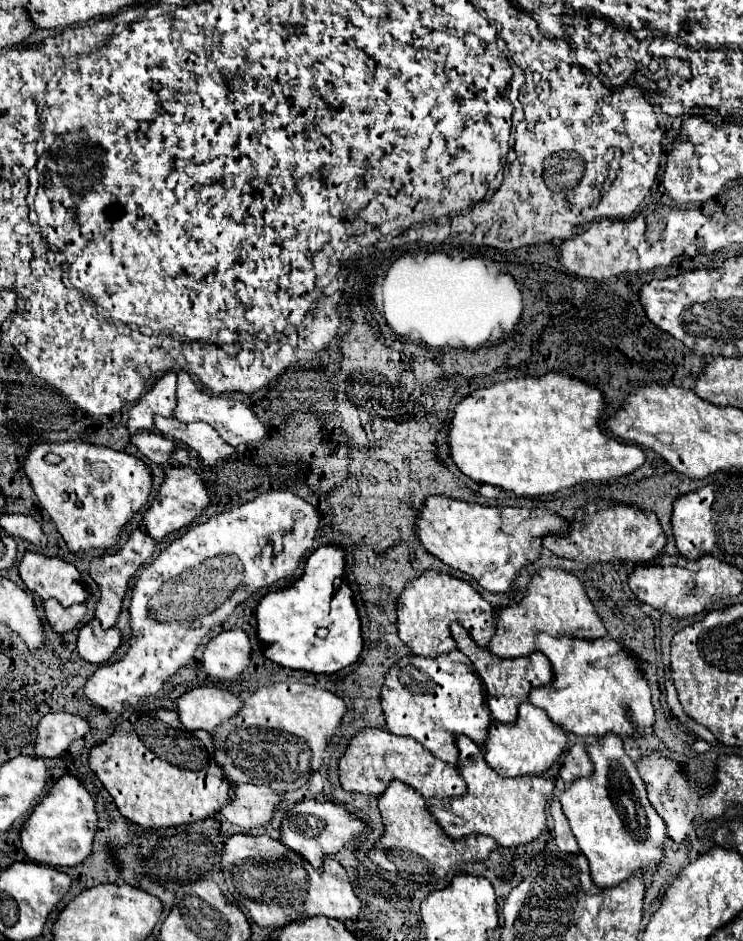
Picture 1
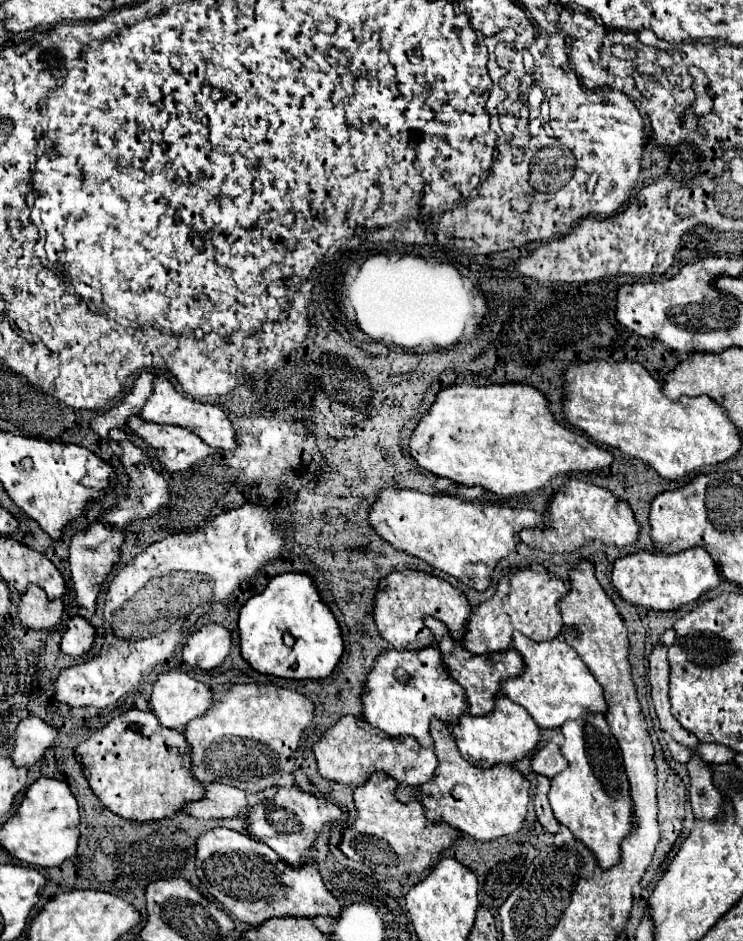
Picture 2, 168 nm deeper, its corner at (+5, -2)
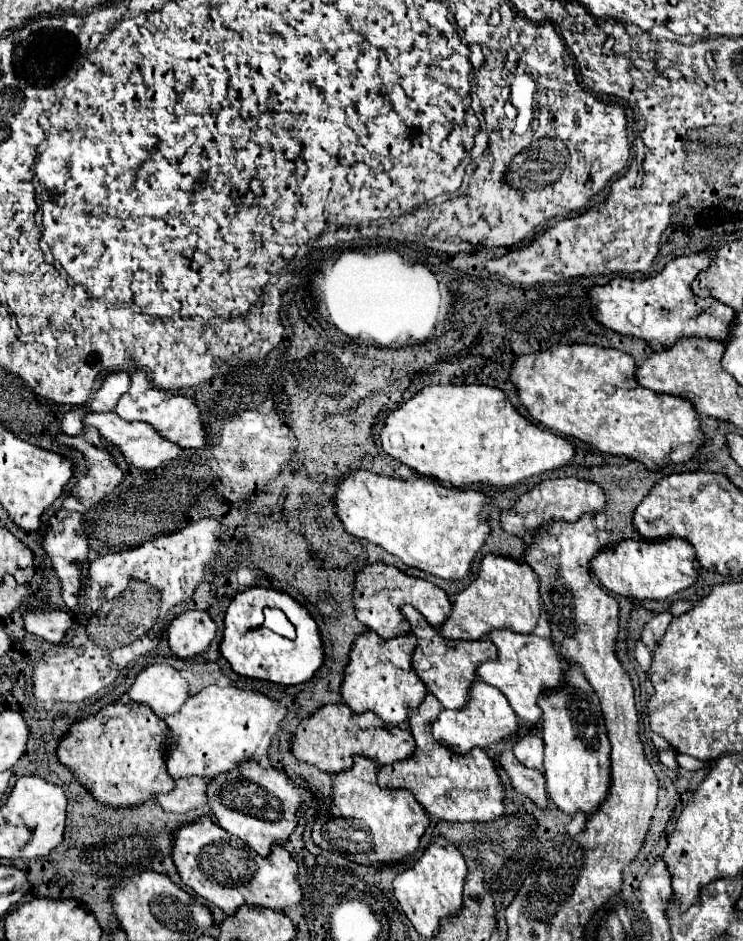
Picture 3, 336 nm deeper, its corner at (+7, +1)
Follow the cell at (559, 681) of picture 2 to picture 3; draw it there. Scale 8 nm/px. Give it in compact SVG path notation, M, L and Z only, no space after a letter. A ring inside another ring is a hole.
M492 629L490 641L496 645L498 657L494 661L480 663L478 677L484 683L494 685L496 689L502 691L502 695L508 699L518 719L532 725L540 723L542 713L536 705L536 697L540 697L540 693L544 693L546 689L558 687L562 681L562 669L566 667L558 649L548 639L536 637L536 635L520 635L510 629Z

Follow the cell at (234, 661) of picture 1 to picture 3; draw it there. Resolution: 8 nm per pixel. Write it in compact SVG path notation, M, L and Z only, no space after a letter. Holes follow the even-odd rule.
M184 611L170 621L168 645L176 657L192 657L202 653L216 637L216 623L206 611Z

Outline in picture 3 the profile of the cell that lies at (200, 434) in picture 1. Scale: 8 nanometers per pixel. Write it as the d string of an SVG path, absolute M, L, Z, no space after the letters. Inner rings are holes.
M90 411L82 417L82 423L94 425L98 429L100 437L104 439L104 443L118 449L124 455L126 463L130 467L136 467L136 469L156 469L162 463L176 459L182 453L182 449L178 449L178 445L170 445L170 441L162 441L162 437L158 437L158 433L154 433L154 429L150 429L150 425L128 423L122 417L118 417L116 413L94 413L94 411Z

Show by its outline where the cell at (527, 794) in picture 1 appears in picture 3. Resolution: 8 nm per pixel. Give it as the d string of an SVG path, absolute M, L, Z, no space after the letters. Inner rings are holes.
M428 693L424 701L408 711L408 727L414 737L414 753L398 763L382 765L378 771L378 785L382 789L408 789L416 801L434 817L444 821L492 821L504 813L504 787L488 755L474 747L468 753L452 753L442 743L434 741L430 723L438 717L442 705Z

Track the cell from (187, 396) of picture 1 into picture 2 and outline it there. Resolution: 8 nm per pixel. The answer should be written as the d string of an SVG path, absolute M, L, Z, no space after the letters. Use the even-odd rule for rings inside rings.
M158 374L156 378L156 392L152 394L152 400L148 400L148 404L144 404L144 408L140 410L140 416L146 422L160 422L160 424L174 424L174 426L184 426L192 432L196 432L202 440L206 440L208 446L214 448L222 448L222 450L236 450L236 430L230 426L230 420L226 416L226 412L214 404L202 404L192 400L190 396L176 392L176 388L172 386L170 378L166 374Z

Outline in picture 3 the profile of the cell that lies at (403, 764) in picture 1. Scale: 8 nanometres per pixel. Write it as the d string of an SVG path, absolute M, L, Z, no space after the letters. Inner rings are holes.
M332 703L318 707L310 717L300 721L296 733L290 739L290 751L296 759L316 765L320 771L336 775L340 771L350 769L352 755L364 755L378 765L390 765L402 761L414 753L414 739L410 739L410 731L400 725L384 723L376 713L352 713L344 703Z

